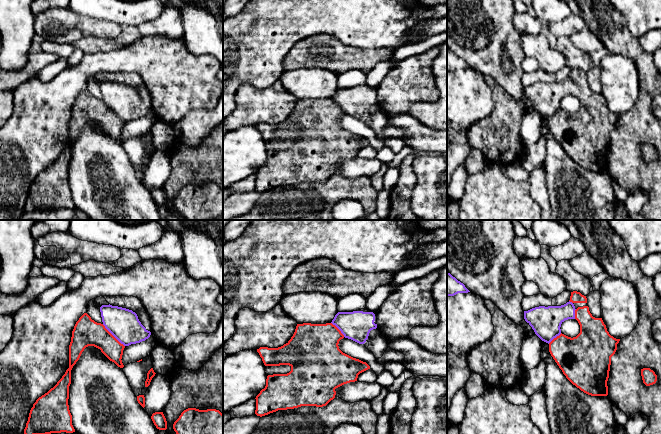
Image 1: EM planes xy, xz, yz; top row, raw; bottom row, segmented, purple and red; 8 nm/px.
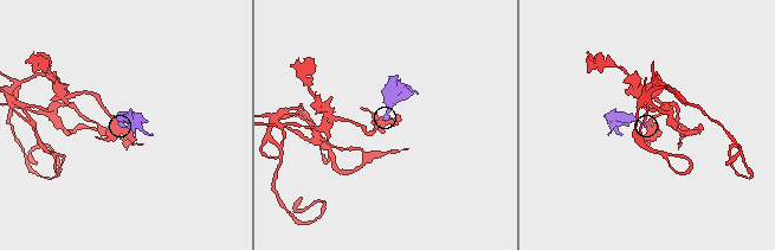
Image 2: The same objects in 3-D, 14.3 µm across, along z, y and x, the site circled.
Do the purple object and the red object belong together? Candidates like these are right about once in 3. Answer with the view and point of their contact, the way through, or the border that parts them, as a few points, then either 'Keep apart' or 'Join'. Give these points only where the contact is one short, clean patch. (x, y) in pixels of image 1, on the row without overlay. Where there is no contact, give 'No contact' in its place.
Touches purple at xy (113, 111). Join

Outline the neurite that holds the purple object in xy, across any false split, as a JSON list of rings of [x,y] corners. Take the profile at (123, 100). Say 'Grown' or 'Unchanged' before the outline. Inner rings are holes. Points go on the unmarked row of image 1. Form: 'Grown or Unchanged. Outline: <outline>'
Grown. Outline: [[[102,81],[100,83],[102,100],[97,99],[84,89],[76,98],[72,107],[71,118],[69,121],[69,144],[62,154],[47,169],[39,173],[30,186],[28,197],[24,205],[24,211],[46,211],[51,209],[73,209],[75,205],[72,201],[72,191],[69,186],[69,162],[71,160],[71,146],[79,136],[82,128],[88,122],[94,122],[118,143],[123,144],[122,131],[126,122],[140,119],[148,115],[151,108],[148,107],[139,97],[138,92],[132,86],[112,82]]]

